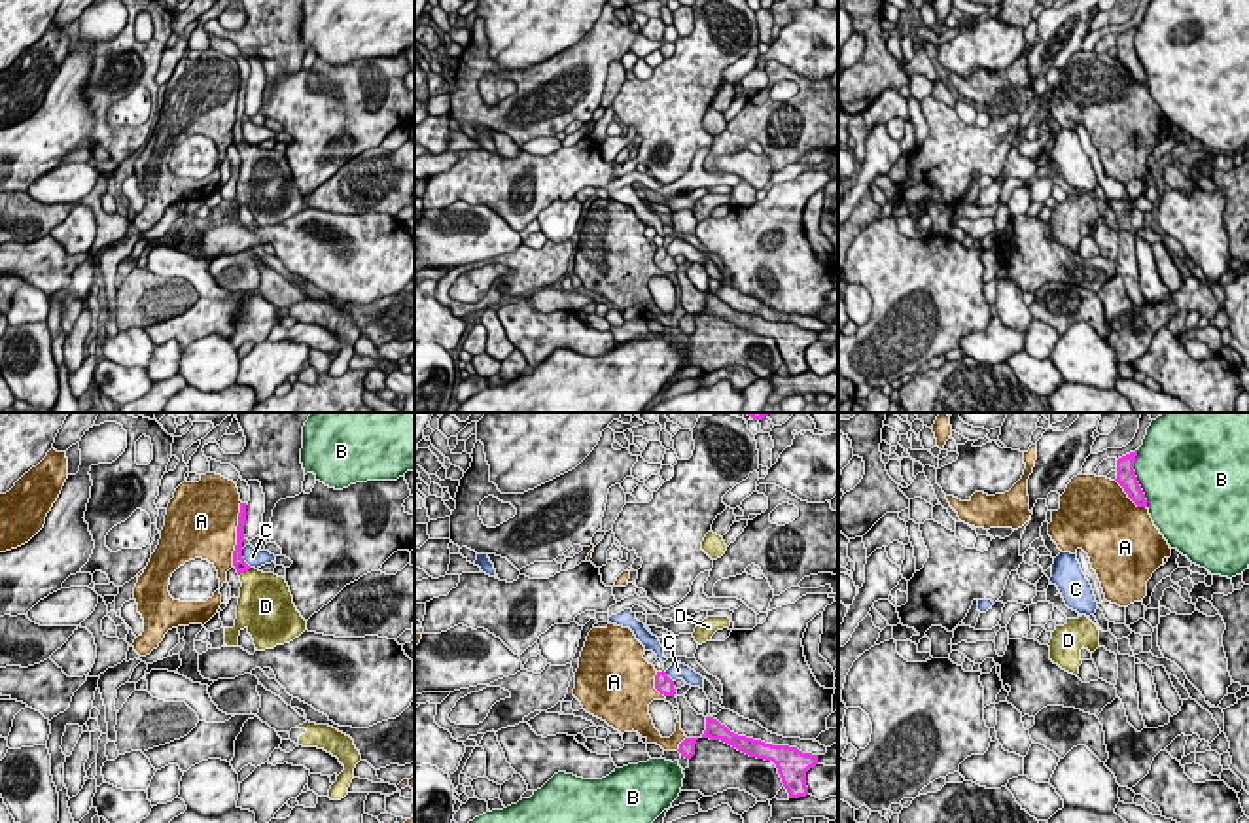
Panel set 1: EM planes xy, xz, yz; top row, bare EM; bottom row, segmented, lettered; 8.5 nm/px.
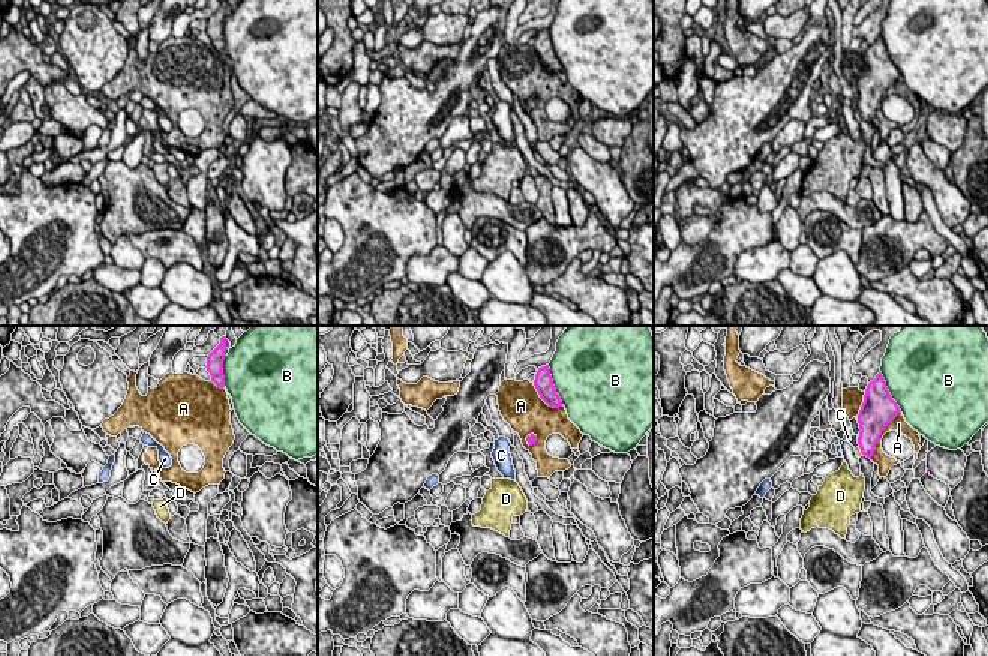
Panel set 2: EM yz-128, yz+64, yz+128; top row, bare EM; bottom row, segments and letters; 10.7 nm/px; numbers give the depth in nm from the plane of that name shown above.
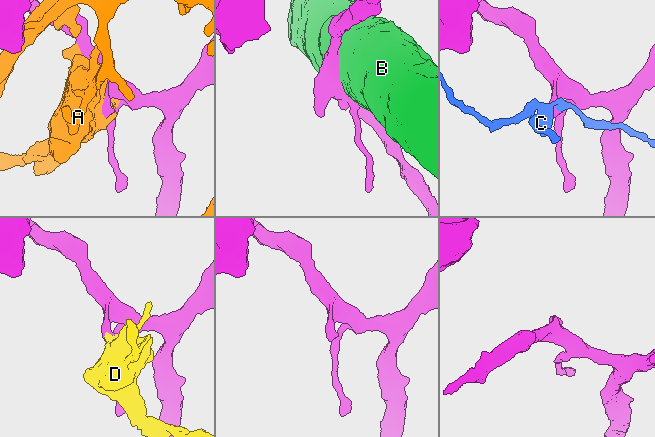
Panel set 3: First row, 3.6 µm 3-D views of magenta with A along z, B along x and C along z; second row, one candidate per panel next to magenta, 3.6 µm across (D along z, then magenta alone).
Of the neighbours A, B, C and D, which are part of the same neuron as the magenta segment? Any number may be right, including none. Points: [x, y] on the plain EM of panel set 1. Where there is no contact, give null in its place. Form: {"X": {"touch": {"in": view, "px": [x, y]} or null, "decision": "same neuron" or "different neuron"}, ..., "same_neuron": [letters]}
{"A": {"touch": {"in": "xy", "px": [237, 110]}, "decision": "different neuron"}, "B": {"touch": {"in": "yz", "px": [1136, 55]}, "decision": "different neuron"}, "C": {"touch": {"in": "xy", "px": [243, 135]}, "decision": "different neuron"}, "D": {"touch": {"in": "xy", "px": [245, 146]}, "decision": "same neuron"}, "same_neuron": ["D"]}

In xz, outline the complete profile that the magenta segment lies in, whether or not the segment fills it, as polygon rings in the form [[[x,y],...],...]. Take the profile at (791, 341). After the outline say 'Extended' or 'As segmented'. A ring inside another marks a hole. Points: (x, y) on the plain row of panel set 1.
[[[706,293],[706,306],[702,314],[721,316],[749,333],[772,337],[778,344],[783,363],[789,369],[789,375],[808,371],[806,348],[818,341],[818,331],[802,329],[789,322],[772,322],[761,316],[738,312],[713,293]]]. As segmented

